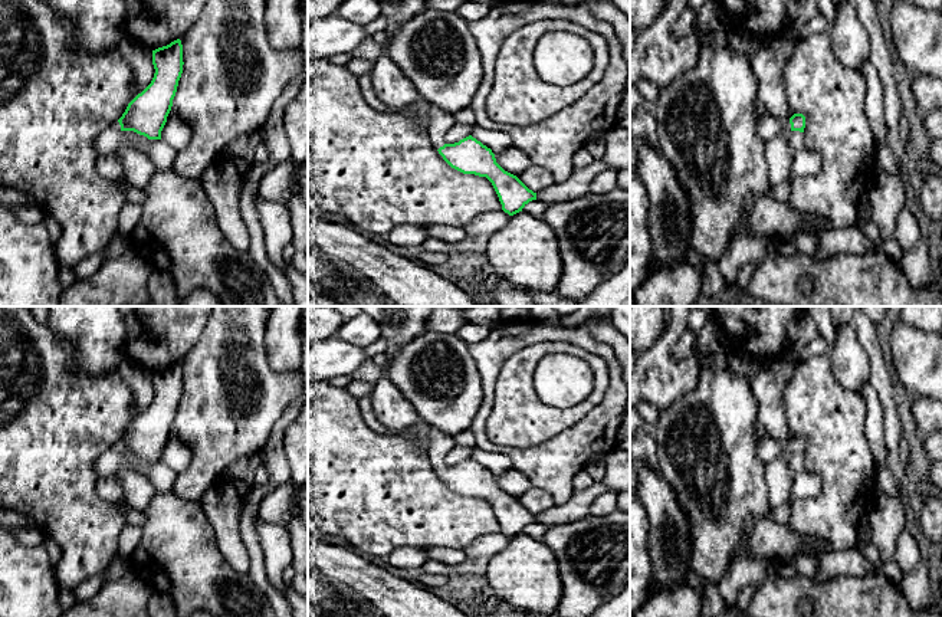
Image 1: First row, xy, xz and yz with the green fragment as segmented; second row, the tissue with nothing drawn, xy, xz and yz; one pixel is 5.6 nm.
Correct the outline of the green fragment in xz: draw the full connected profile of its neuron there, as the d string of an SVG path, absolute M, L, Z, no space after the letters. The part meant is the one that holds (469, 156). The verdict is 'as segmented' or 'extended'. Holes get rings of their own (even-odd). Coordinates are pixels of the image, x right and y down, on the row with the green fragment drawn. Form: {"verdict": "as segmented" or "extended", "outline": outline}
{"verdict": "extended", "outline": "M431 106L429 135L443 160L463 174L486 177L502 204L502 210L513 216L532 200L536 193L529 190L516 175L505 171L490 148L472 135L454 144L446 142L446 134L453 127L454 118L439 106Z"}

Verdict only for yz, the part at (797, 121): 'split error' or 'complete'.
split error

